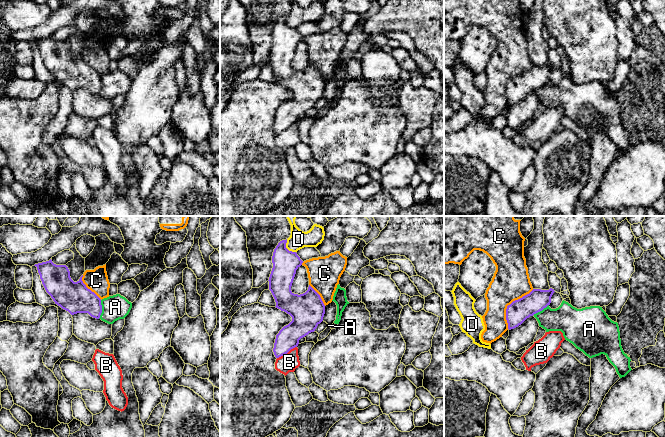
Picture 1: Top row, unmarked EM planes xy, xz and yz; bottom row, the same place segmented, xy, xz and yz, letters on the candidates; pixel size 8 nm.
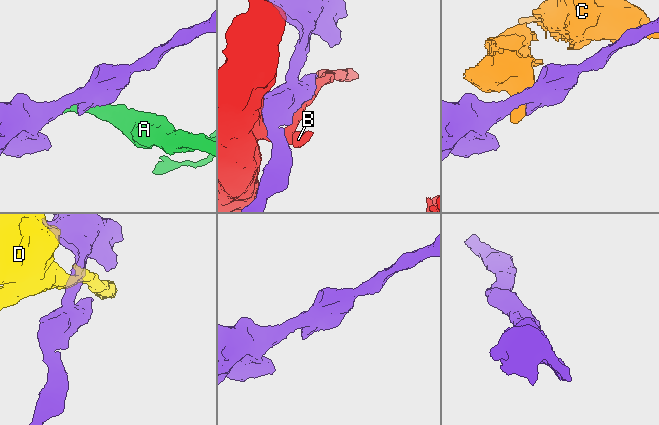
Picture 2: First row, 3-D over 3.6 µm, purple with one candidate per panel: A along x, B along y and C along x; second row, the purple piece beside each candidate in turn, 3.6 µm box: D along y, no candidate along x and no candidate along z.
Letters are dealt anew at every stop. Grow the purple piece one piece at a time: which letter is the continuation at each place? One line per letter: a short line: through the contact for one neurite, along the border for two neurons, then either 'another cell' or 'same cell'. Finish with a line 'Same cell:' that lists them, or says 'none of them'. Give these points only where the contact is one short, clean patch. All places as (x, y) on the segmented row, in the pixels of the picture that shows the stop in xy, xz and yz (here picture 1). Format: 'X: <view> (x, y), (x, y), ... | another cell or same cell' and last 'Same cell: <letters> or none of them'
A: xy (101, 300), (101, 314), (98, 318) | another cell
B: another cell
C: another cell
D: xz (286, 239), (286, 247), (295, 252) | another cell
Same cell: none of them

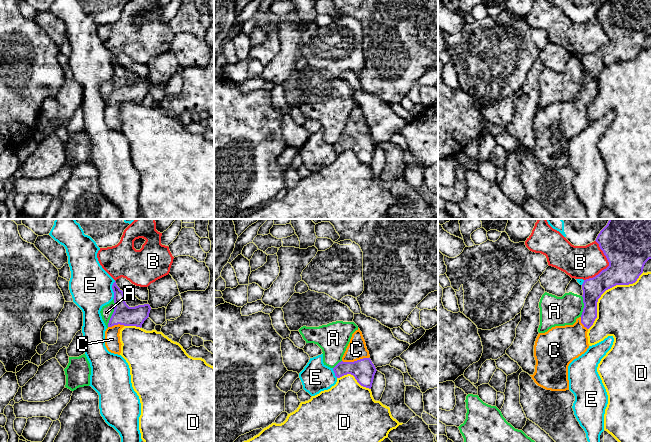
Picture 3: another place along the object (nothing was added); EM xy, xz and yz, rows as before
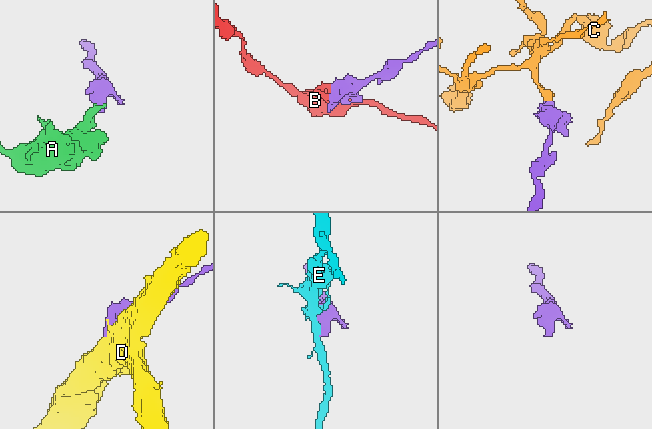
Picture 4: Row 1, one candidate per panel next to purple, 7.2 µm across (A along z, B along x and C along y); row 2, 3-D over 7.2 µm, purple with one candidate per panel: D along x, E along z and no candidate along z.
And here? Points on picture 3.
A: xy (113, 298), (114, 311), (107, 326) | another cell
B: another cell
C: xz (363, 370), (355, 361), (356, 349) | same cell
D: another cell
E: another cell
Same cell: C

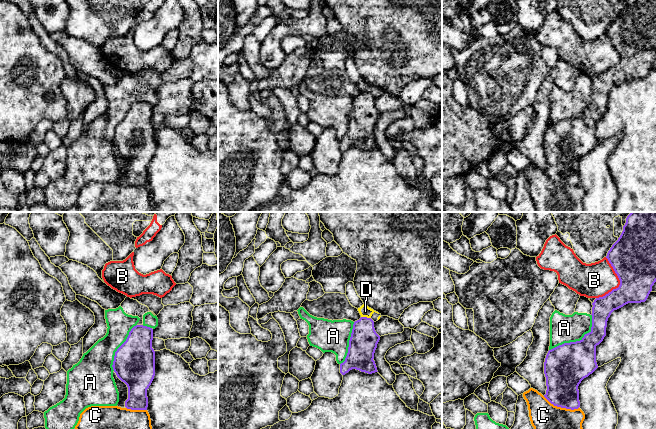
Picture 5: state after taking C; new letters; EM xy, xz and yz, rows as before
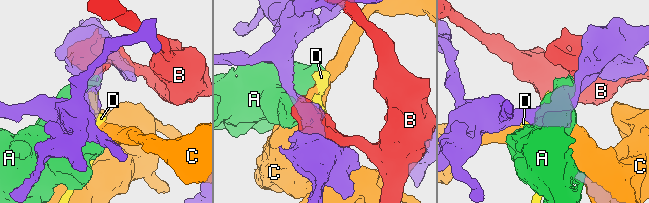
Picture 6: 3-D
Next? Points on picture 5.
A: another cell
B: another cell
C: another cell
D: another cell
Same cell: none of them

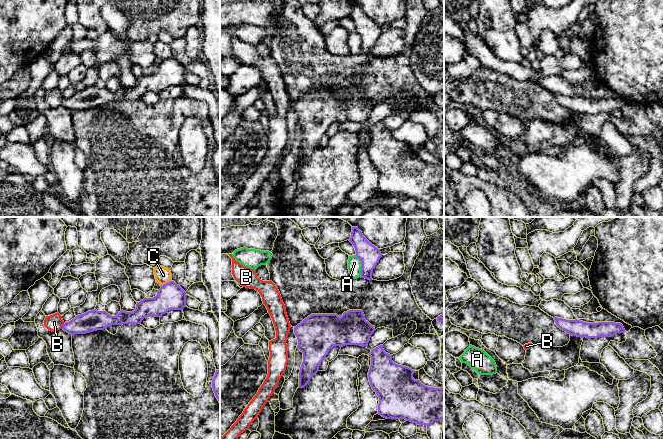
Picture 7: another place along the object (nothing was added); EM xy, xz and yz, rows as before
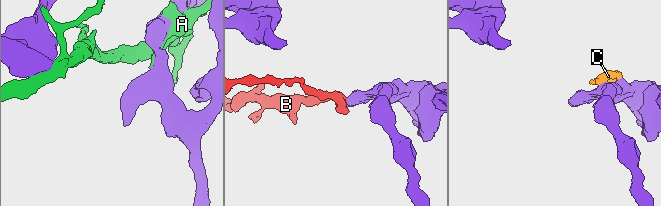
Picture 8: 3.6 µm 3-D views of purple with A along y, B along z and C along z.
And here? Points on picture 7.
A: another cell
B: xy (64, 323), (61, 328) | another cell
C: another cell
Same cell: none of them

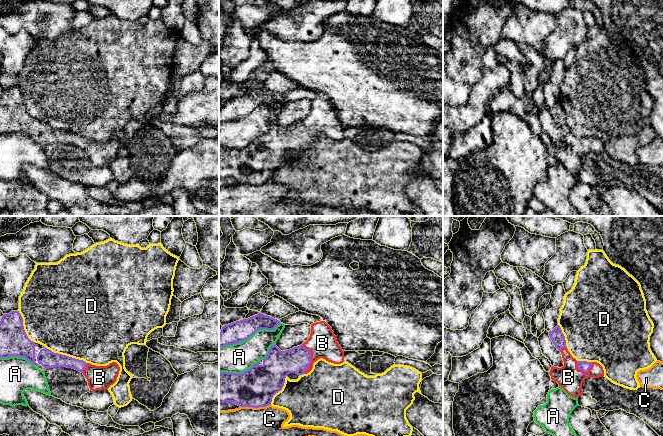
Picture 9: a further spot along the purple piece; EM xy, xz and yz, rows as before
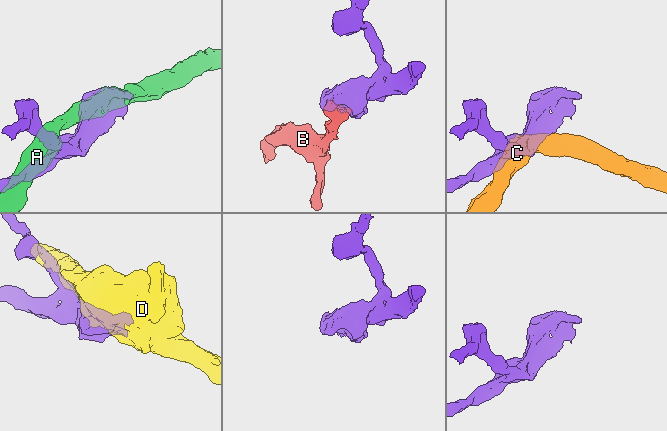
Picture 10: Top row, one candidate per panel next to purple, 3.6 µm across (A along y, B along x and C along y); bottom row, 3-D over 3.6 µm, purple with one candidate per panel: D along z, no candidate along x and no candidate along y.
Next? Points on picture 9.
A: another cell
B: xz (280, 363), (310, 358), (322, 343) | same cell
C: another cell
D: another cell
Same cell: B

